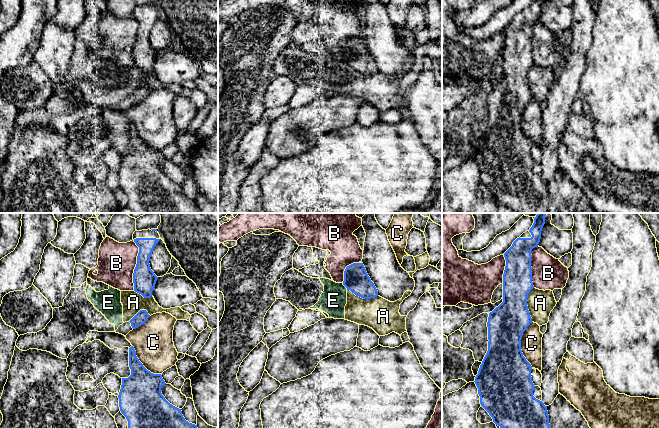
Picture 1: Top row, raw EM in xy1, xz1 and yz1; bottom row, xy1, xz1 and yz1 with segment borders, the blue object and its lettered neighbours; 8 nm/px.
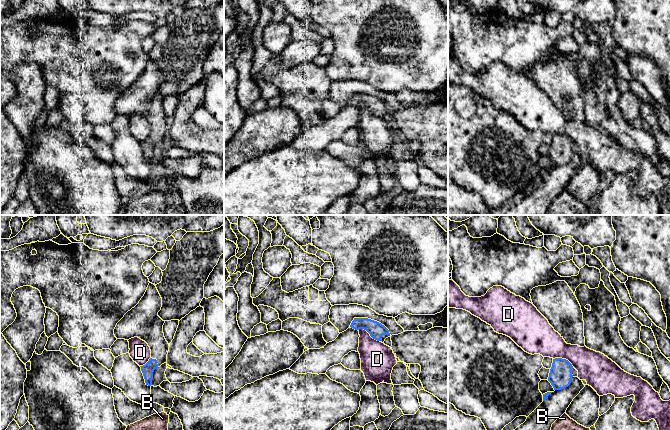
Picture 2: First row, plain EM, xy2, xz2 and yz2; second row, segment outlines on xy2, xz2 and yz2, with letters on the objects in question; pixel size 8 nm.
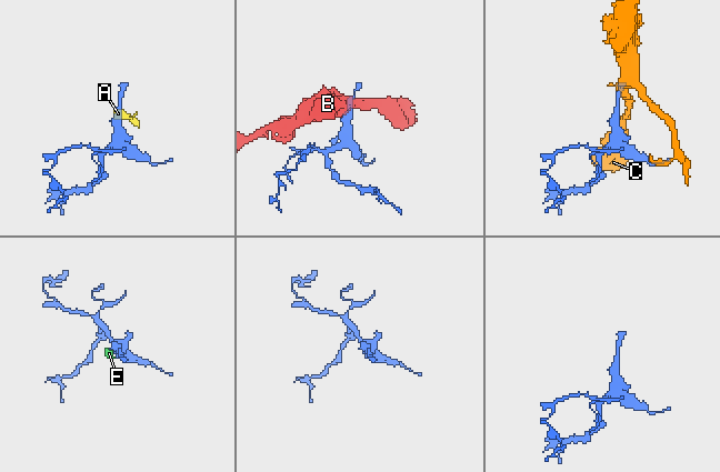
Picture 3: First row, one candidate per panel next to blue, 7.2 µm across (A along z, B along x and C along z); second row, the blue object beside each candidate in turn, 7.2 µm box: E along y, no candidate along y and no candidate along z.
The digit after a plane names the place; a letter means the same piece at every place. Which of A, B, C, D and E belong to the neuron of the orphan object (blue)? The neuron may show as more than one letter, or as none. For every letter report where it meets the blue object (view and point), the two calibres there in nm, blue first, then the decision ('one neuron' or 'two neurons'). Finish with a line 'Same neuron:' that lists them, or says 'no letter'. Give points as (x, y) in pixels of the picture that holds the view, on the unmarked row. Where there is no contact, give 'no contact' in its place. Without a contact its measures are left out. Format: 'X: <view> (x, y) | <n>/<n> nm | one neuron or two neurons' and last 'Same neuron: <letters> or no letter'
A: yz1 (526, 80) | 300/220 nm | two neurons
B: xy1 (136, 41) | 190/300 nm | two neurons
C: yz1 (520, 121) | 400/180 nm | two neurons
D: xz2 (369, 109) | 120/280 nm | two neurons
E: xz1 (344, 61) | 200/220 nm | two neurons
Same neuron: no letter

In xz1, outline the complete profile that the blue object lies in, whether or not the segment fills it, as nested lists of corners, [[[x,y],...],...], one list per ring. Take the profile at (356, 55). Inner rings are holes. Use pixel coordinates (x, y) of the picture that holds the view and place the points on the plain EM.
[[[353,39],[344,47],[343,61],[363,75],[371,75],[378,72],[378,67],[368,52],[363,39]]]

